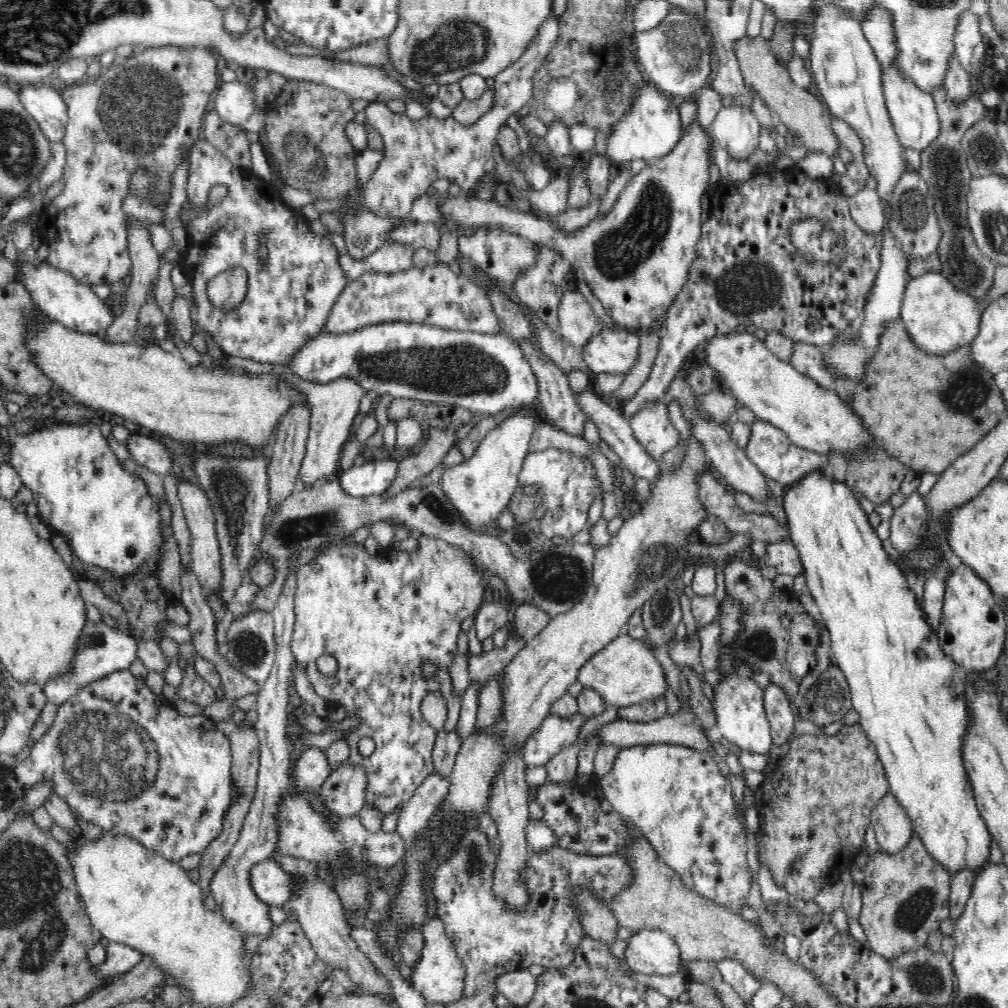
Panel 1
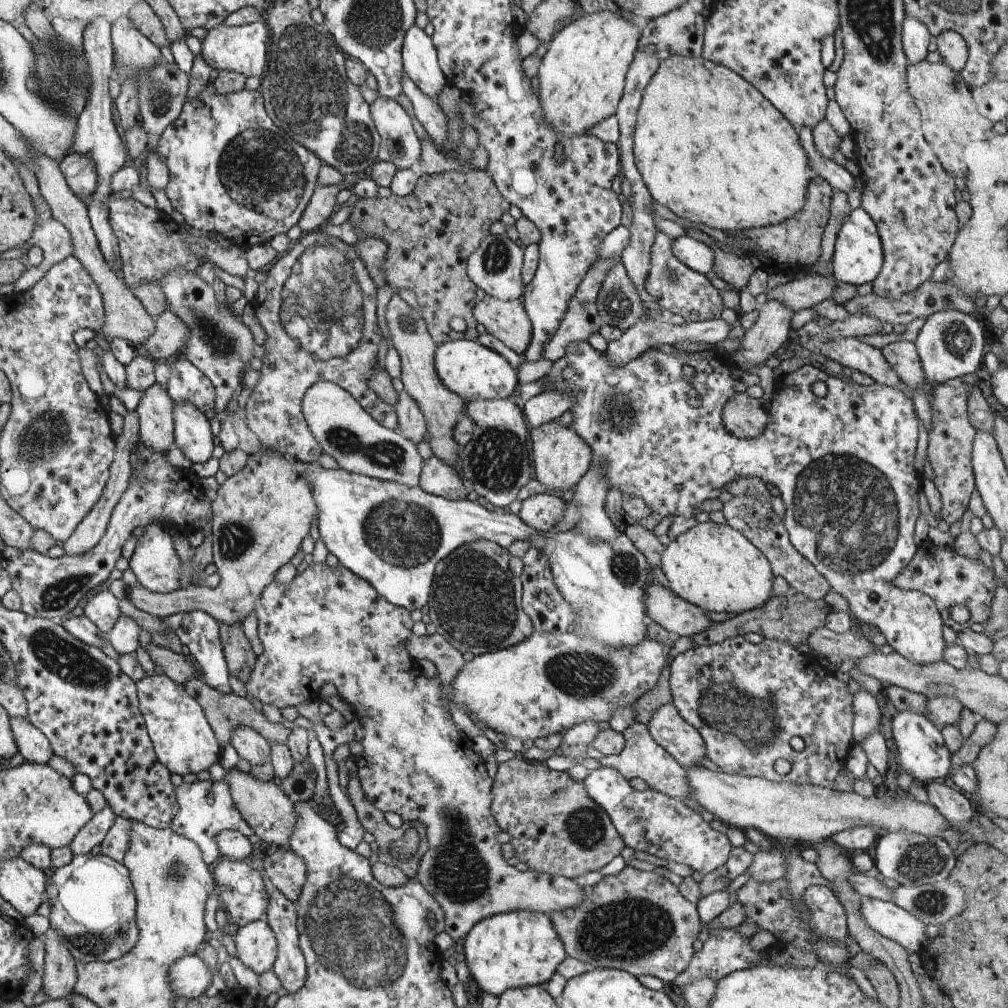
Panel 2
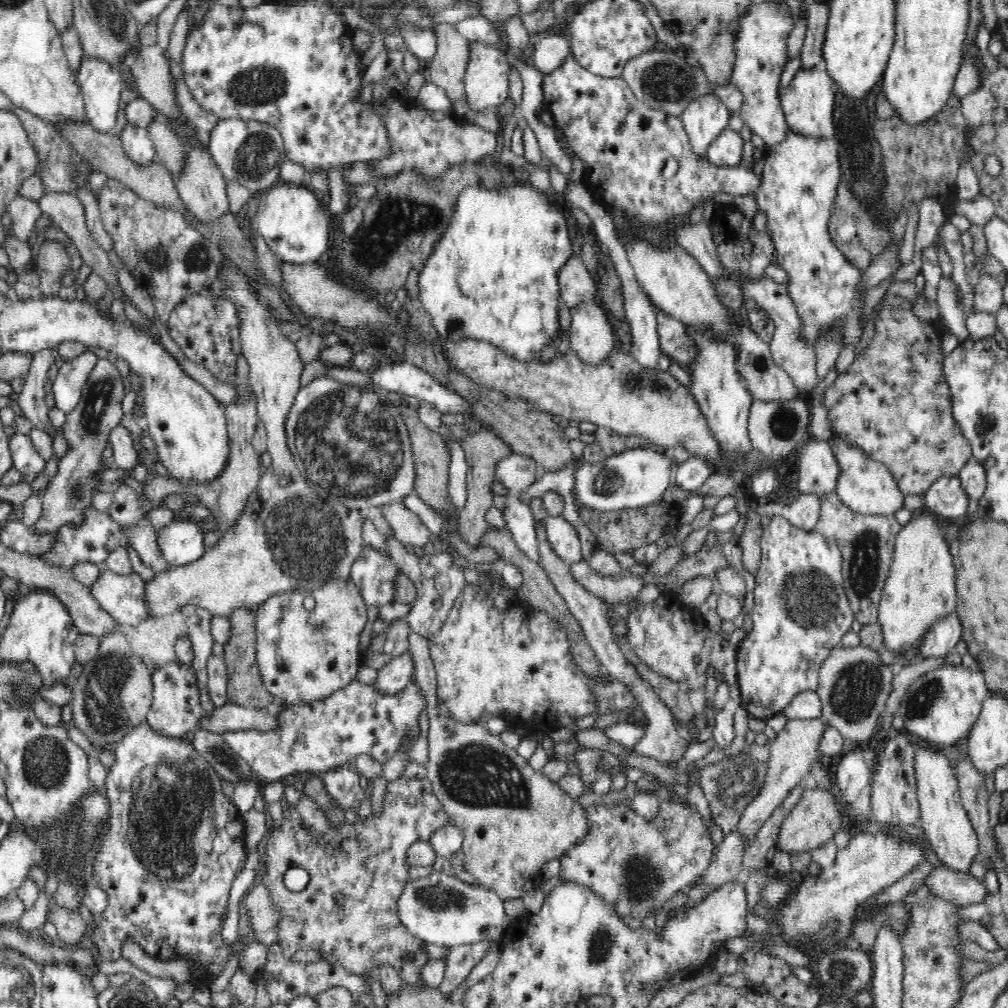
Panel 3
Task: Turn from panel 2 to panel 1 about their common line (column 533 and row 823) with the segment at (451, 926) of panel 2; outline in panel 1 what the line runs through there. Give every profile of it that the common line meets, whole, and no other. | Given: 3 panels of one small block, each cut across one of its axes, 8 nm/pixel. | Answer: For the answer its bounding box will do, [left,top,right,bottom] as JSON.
[871,792,914,855]

